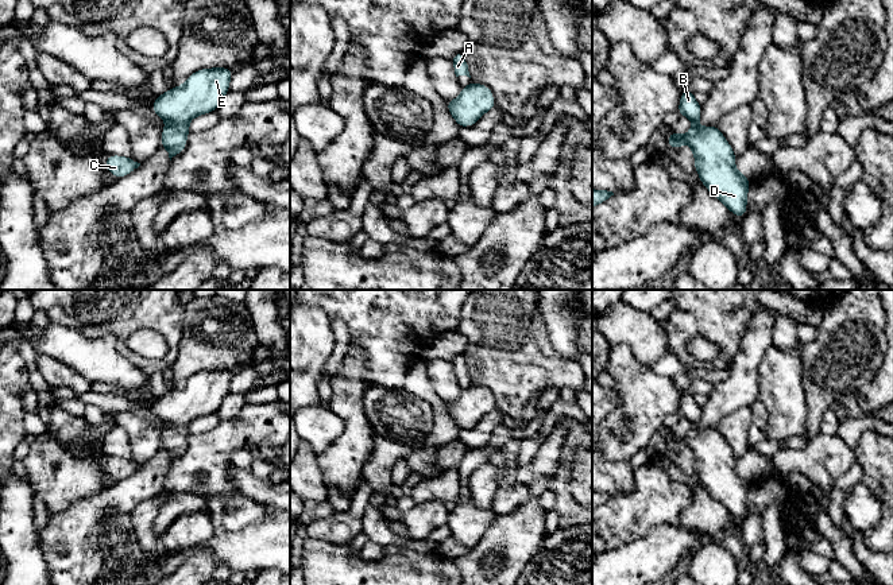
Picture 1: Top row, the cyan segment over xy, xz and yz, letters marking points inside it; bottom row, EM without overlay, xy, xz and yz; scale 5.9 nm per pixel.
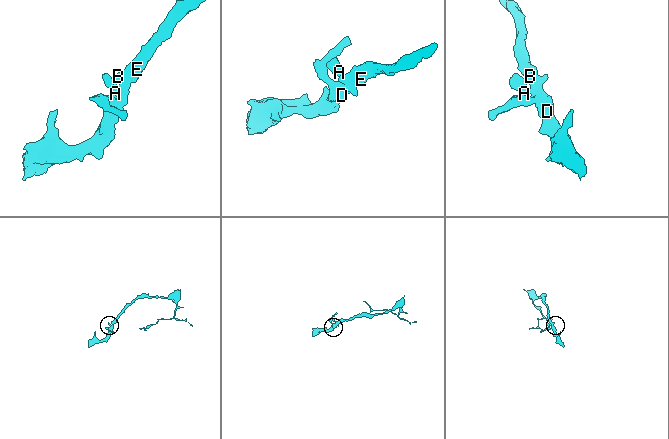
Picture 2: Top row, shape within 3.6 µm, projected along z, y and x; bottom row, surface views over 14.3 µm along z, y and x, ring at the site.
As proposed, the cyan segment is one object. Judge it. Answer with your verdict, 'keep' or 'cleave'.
cleave

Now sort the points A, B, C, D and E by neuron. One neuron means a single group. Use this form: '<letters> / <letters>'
A / B C D E

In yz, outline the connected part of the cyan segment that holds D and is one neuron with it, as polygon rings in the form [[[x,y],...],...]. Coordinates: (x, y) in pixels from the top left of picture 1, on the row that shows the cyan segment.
[[[689,89],[681,92],[677,112],[692,121],[687,139],[695,156],[695,170],[701,185],[726,205],[734,216],[745,217],[750,179],[737,170],[737,155],[732,147],[719,127],[697,125],[701,116],[701,105],[695,100],[695,93]]]

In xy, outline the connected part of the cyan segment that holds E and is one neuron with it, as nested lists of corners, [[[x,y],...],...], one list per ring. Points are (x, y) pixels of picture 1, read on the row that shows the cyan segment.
[[[228,67],[200,69],[192,73],[183,85],[167,89],[151,104],[156,116],[166,121],[161,146],[170,160],[183,152],[190,120],[219,108],[229,92],[233,73]]]

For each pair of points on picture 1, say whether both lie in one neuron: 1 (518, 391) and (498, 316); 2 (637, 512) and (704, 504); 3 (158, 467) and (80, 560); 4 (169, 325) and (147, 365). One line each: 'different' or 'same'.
1: different
2: different
3: same
4: same

